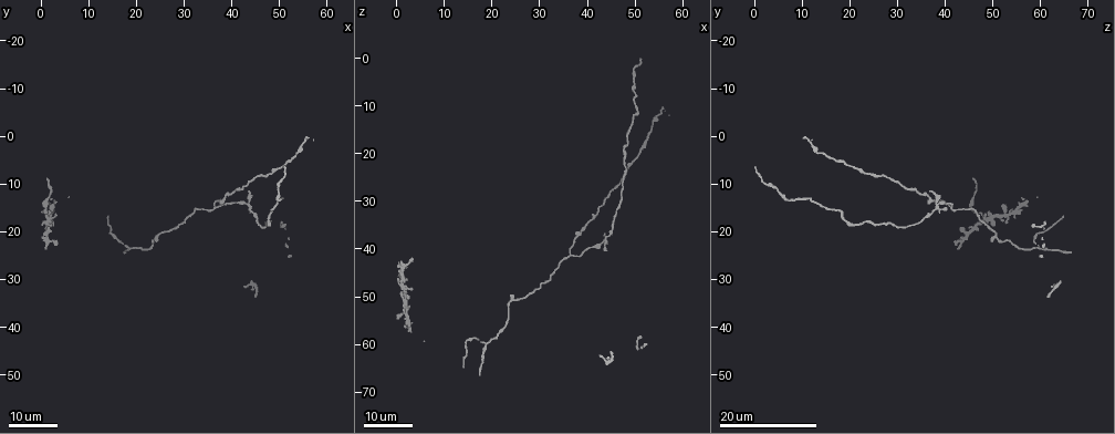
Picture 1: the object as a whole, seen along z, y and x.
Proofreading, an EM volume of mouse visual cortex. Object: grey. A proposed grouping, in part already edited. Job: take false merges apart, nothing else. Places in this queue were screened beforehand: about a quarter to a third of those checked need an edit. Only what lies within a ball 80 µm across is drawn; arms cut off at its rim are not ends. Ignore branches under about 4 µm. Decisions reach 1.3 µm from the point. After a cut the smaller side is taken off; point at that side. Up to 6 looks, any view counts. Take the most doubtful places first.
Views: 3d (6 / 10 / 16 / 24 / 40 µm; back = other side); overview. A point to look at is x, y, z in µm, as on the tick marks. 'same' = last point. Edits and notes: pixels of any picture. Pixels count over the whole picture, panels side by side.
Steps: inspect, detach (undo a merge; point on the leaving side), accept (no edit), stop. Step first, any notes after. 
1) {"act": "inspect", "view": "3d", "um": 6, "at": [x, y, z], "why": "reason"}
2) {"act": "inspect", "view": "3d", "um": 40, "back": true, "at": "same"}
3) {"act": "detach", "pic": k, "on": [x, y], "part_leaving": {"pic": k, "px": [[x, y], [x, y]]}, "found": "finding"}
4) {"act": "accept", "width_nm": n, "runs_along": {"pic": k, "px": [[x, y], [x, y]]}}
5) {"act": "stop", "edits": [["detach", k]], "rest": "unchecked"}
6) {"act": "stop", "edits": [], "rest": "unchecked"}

{"act": "inspect", "view": "3d", "um": 24, "at": [43.5, 15.0, 38.5], "why": "four or more arms meet"}

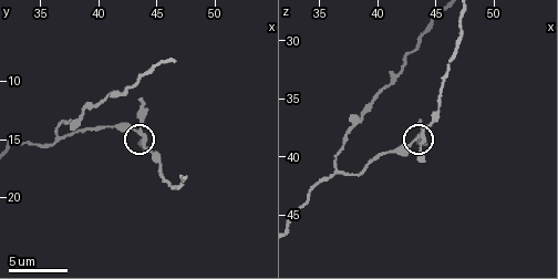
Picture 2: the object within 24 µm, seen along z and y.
{"act": "inspect", "view": "3d", "um": 10, "at": [43.8, 15.2, 38.4]}

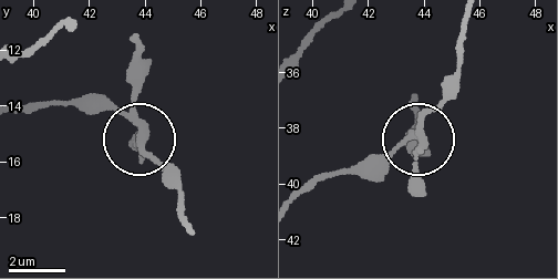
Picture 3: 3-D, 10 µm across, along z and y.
{"act": "detach", "pic": 3, "on": [133, 89], "arms": 4, "part_leaving": {"pic": 3, "px": [[138, 131], [131, 97], [134, 35]]}, "found": "two neurons meet here"}

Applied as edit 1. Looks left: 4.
{"act": "inspect", "view": "3d", "um": 24, "at": [18.5, 23.5, 60.0]}

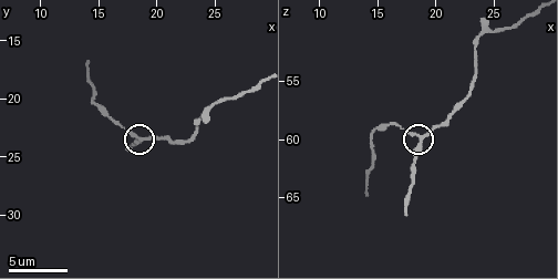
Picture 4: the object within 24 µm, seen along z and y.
{"act": "inspect", "view": "3d", "um": 6, "at": [18.6, 23.6, 60.0]}

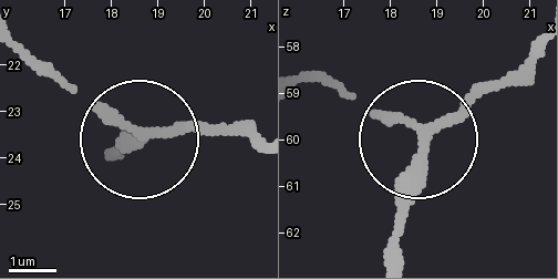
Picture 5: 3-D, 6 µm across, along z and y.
{"act": "inspect", "view": "3d", "um": 6, "back": true, "at": [18.75, 23.45, 59.85], "why": "from behind"}

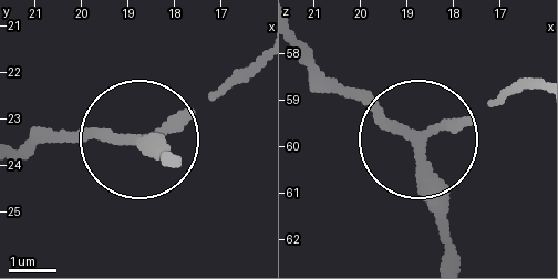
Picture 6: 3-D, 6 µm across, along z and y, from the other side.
{"act": "accept", "width_nm": 210, "runs_along": {"pic": 6, "px": [[302, 47], [417, 142], [445, 260]]}, "found": "all the same neuron"}

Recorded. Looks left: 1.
{"act": "inspect", "view": "3d", "um": 16, "at": [36.4, 14.6, 41.4], "why": "a fork"}

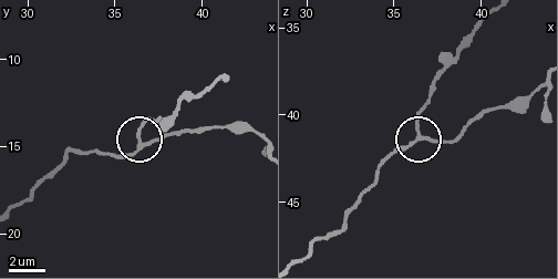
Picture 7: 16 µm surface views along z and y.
{"act": "accept", "arms": 3, "runs_along": {"pic": 7, "px": [[359, 197], [395, 154], [417, 138], [422, 106]]}, "found": "continuous, no second neuron"}

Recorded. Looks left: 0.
{"act": "stop", "edits": [["detach", 3]], "rest": "unchecked"}

